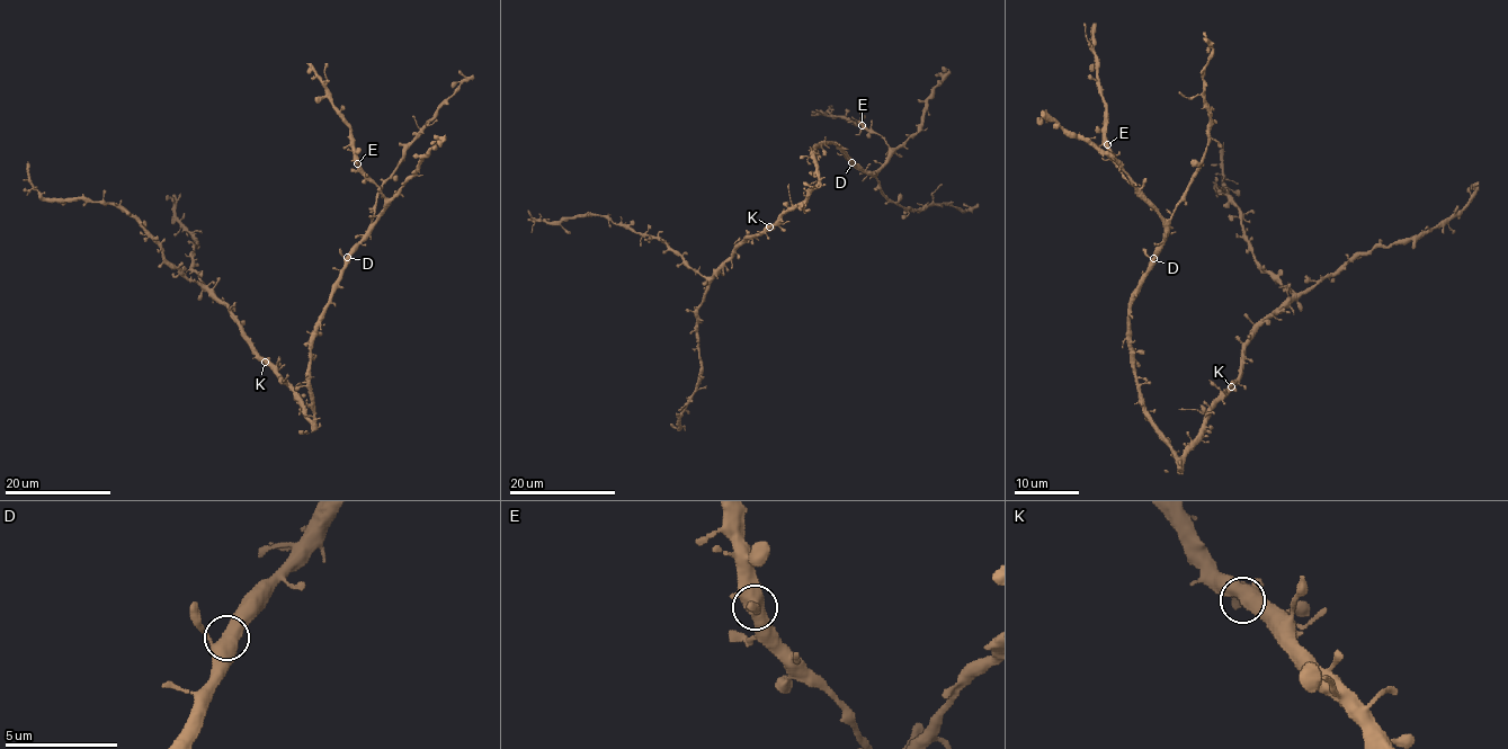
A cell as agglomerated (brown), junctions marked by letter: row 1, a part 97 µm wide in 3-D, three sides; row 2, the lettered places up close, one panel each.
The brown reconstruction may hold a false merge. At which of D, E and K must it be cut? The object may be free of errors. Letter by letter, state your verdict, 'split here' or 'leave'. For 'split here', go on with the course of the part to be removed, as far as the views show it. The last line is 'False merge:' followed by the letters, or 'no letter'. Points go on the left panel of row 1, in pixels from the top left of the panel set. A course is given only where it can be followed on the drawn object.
D: leave
E: leave
K: leave
False merge: no letter

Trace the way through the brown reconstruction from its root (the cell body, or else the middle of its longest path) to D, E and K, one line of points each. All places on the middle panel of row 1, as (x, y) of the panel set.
D: (813, 188), (818, 184), (814, 149), (820, 144), (833, 142), (851, 162)
E: (813, 188), (820, 144), (833, 142), (866, 171), (885, 161), (890, 145), (862, 125)
K: (813, 188), (801, 203), (792, 205), (769, 226)

